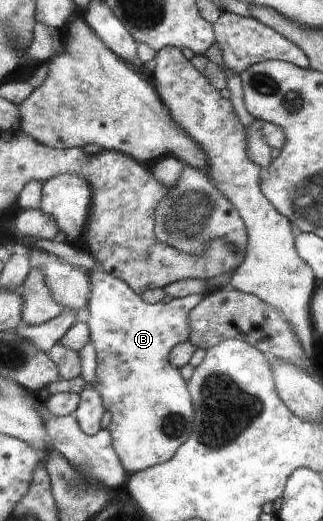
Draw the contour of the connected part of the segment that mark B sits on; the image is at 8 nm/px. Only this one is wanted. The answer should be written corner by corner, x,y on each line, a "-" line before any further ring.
93,270
89,273
93,289
86,306
89,312
86,323
90,342
95,348
97,378
88,385
95,386
99,390
103,398
103,408
111,412
111,422
107,430
111,434
111,442
119,462
131,476
172,460
177,448
182,446
191,434
193,424
191,396
187,392
187,383
179,372
180,368
172,364
169,356
177,344
189,342
189,332
192,331
189,312
201,303
203,296
193,294
174,298
170,302
148,303
119,277
102,270

